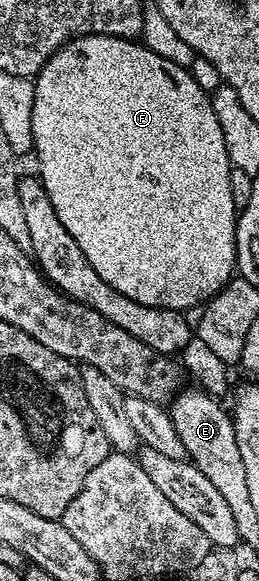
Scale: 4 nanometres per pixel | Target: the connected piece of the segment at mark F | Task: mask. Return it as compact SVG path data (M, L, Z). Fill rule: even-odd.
M92 33L86 37L75 37L62 45L40 71L33 81L35 99L31 107L31 131L33 132L33 153L37 157L39 176L59 215L59 223L67 227L67 235L79 243L79 251L87 255L87 263L95 267L95 272L103 278L103 283L115 291L143 303L147 307L164 309L196 310L202 303L211 300L234 276L237 268L237 219L239 201L233 198L234 170L228 157L227 144L224 143L222 128L212 109L210 94L195 83L184 64L176 65L169 57L160 57L153 49L137 45L136 40L127 37L112 37L102 33Z

